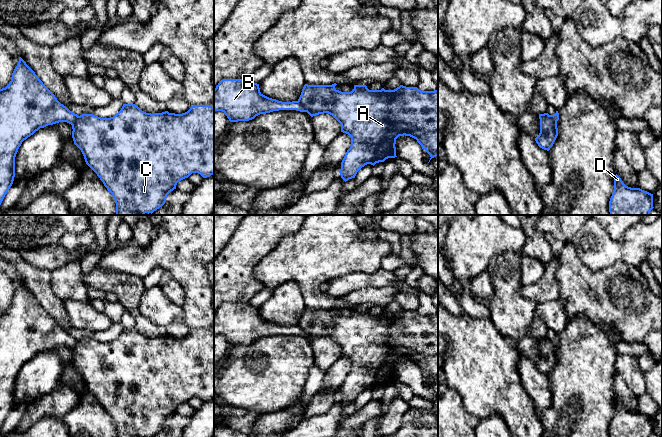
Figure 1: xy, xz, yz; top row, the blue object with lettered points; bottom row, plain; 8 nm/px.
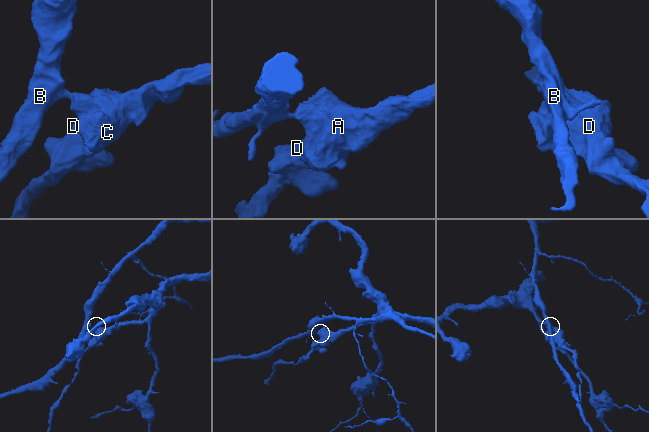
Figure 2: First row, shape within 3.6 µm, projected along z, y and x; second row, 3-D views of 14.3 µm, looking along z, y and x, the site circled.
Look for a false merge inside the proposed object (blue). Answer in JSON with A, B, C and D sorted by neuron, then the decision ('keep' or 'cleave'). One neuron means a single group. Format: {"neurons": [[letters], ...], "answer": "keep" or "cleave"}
{"neurons": [["A", "C", "D"], ["B"]], "answer": "cleave"}

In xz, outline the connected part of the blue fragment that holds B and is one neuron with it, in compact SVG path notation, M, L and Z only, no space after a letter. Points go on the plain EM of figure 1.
M223 303L214 313L214 335L222 335L230 346L249 345L260 338L279 334L306 336L299 325L282 326L263 319L260 316L259 308L249 303Z

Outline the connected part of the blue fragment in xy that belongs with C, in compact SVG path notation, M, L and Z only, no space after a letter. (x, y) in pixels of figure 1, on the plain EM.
M123 328L121 334L110 342L101 342L93 338L78 340L72 349L72 362L74 368L81 374L86 388L97 398L107 414L112 418L116 427L116 437L153 437L165 426L167 419L176 413L179 405L188 402L192 397L198 397L203 402L214 398L214 331L210 329L194 329L182 338L169 337L146 337L135 328Z

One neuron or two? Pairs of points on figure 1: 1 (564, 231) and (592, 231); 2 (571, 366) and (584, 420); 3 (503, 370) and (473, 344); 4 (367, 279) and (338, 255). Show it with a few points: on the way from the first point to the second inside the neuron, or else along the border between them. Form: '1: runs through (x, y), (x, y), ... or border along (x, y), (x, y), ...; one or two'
1: border along (583, 225), (569, 242); two
2: runs through (582, 379), (584, 407); one
3: runs through (496, 367), (480, 351); one
4: border along (379, 267), (370, 273), (350, 272), (335, 278); two

